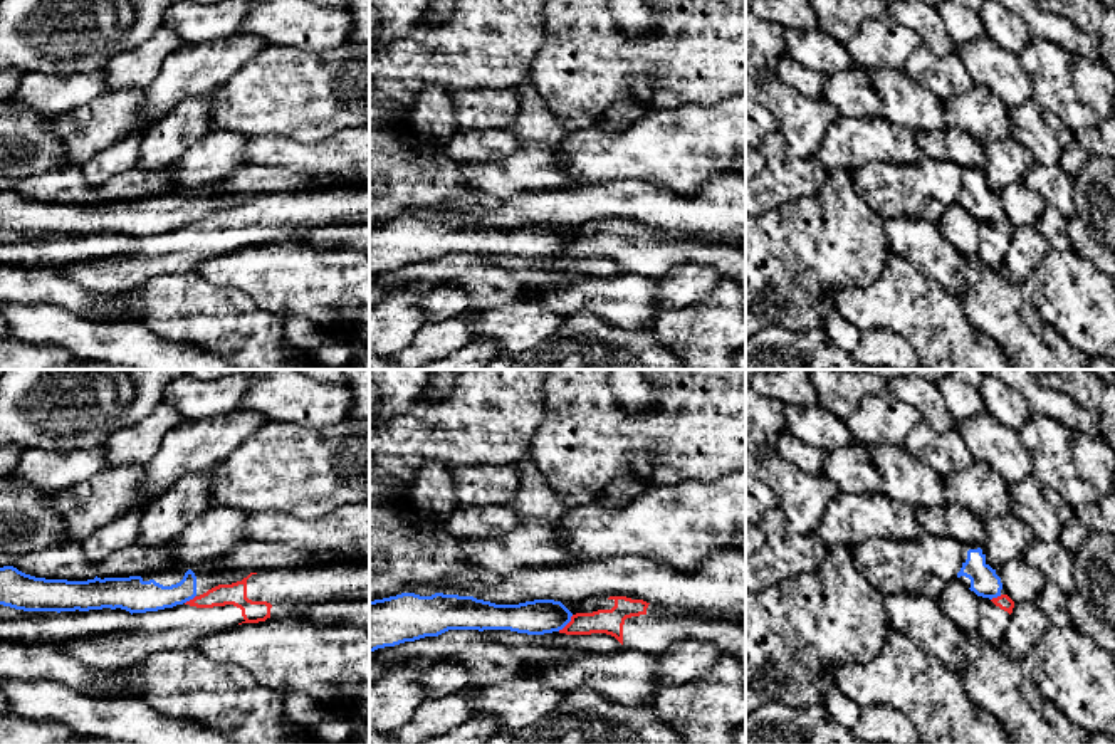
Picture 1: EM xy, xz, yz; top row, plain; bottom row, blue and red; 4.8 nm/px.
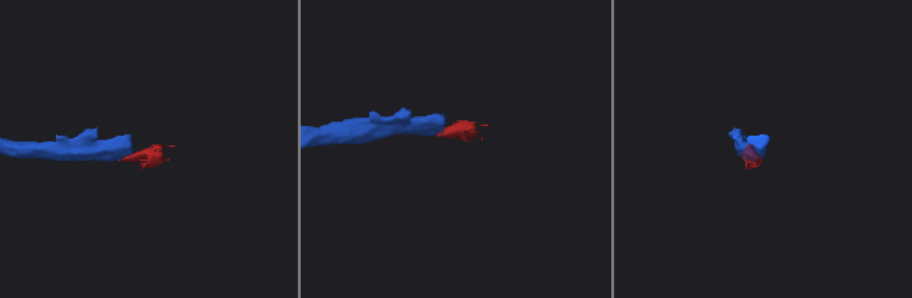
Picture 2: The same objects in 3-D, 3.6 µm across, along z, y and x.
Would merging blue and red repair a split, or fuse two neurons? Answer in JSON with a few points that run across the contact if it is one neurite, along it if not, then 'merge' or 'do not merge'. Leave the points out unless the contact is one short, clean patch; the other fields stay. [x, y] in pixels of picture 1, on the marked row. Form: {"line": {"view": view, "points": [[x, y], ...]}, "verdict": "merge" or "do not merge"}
{"line": {"view": "xz", "points": [[573, 615], [558, 630]]}, "verdict": "do not merge"}

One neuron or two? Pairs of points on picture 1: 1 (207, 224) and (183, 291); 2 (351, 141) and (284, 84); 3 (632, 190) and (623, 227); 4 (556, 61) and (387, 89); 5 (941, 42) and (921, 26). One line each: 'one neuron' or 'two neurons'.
1: two neurons
2: two neurons
3: two neurons
4: two neurons
5: one neuron

